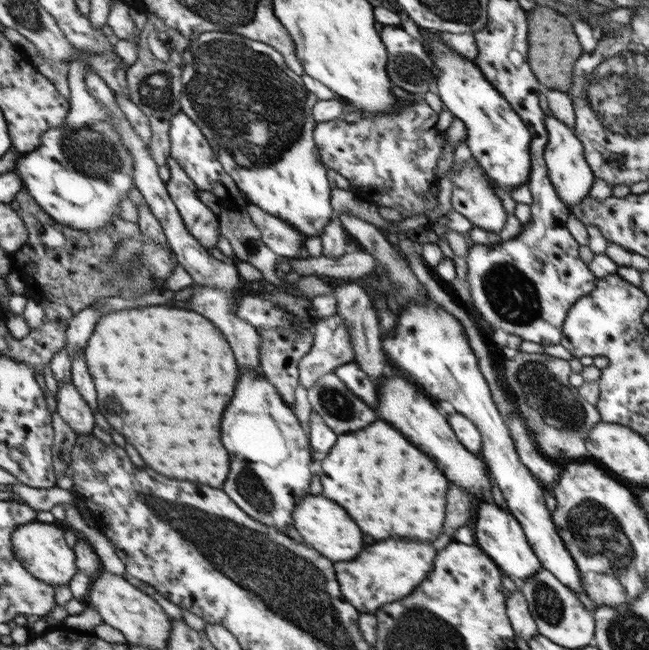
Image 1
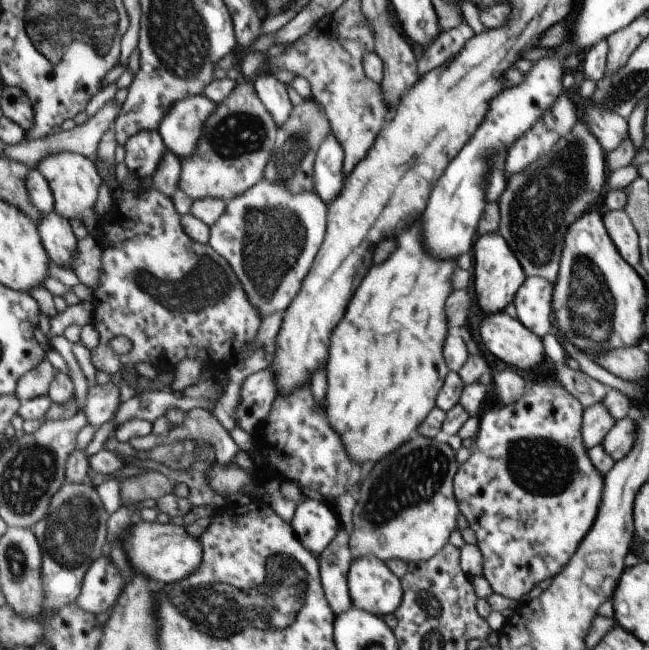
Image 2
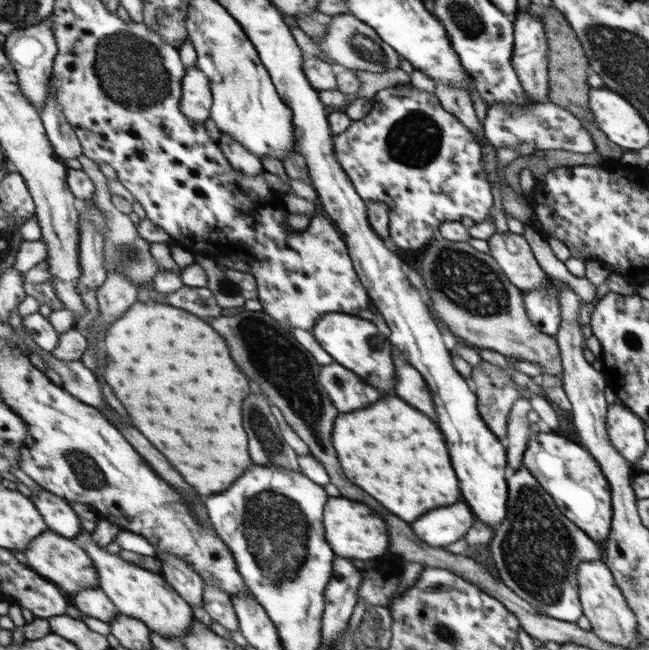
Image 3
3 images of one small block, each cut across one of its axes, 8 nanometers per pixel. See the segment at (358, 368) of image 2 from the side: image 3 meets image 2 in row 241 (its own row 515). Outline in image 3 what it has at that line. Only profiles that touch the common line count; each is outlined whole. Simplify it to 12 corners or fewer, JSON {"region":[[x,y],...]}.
{"region":[[390,394],[339,414],[342,470],[414,522],[460,500],[444,436]]}

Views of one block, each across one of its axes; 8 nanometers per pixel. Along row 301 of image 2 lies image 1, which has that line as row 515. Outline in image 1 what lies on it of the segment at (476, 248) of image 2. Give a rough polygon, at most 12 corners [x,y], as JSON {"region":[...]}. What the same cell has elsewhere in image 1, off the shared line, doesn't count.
{"region":[[480,501],[475,542],[518,583],[542,570],[520,522]]}

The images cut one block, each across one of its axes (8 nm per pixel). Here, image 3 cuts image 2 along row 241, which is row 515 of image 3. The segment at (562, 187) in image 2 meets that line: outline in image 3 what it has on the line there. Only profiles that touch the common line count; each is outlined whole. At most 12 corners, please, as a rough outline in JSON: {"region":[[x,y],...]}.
{"region":[[524,464],[489,544],[498,579],[548,617],[584,616],[603,545]]}

